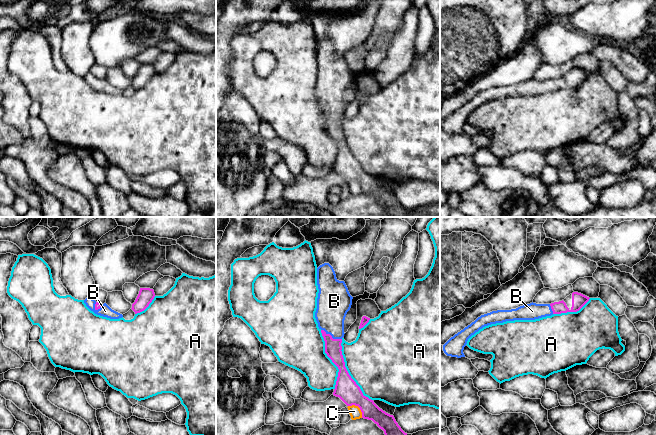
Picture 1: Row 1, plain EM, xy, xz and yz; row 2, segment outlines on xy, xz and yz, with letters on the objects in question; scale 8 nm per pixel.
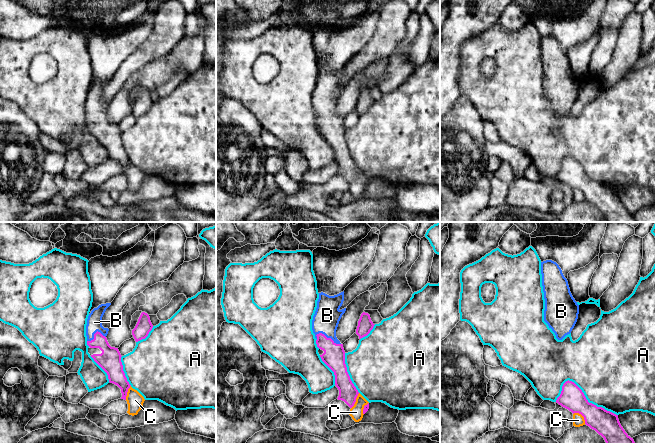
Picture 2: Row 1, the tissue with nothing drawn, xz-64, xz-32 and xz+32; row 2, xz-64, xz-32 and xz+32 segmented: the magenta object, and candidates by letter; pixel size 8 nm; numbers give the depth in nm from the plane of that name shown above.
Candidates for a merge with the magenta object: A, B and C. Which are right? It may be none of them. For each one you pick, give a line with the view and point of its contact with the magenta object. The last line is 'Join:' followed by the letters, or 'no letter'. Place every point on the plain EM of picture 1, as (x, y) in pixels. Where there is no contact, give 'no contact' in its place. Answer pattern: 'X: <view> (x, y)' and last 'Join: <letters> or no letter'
B: xz (331, 112)
Join: B

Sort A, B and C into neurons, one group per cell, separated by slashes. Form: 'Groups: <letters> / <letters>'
Groups: A / B / C

